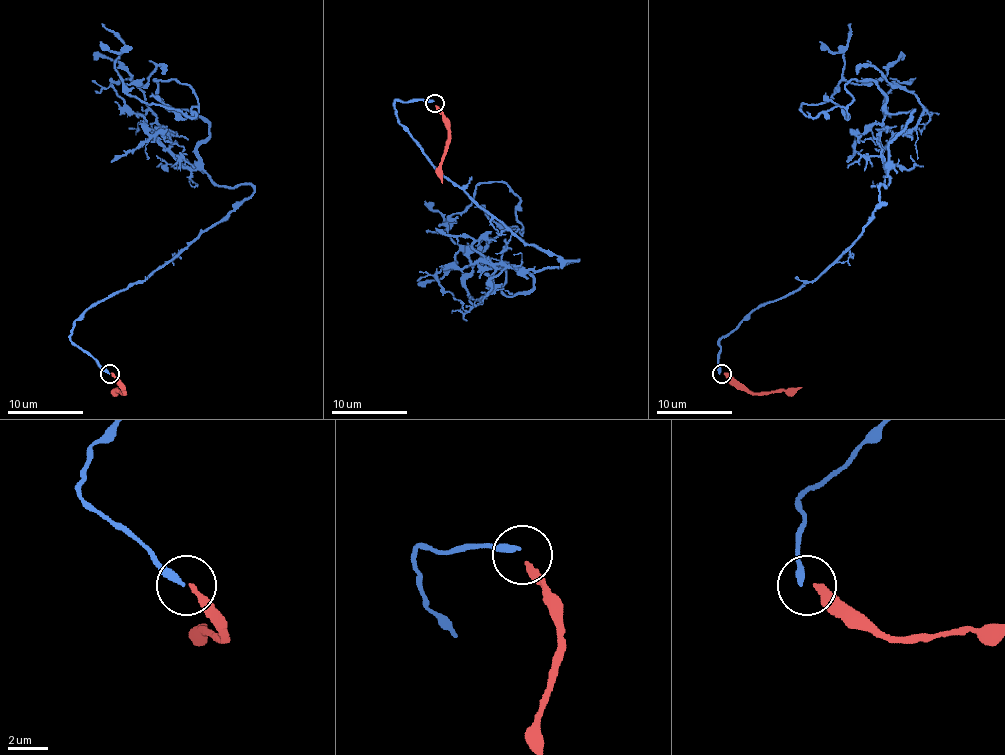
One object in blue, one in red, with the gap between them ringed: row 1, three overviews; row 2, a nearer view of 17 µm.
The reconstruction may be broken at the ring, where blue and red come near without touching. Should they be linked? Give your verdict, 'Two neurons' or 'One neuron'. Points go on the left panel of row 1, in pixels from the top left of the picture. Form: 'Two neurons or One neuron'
Two neurons

